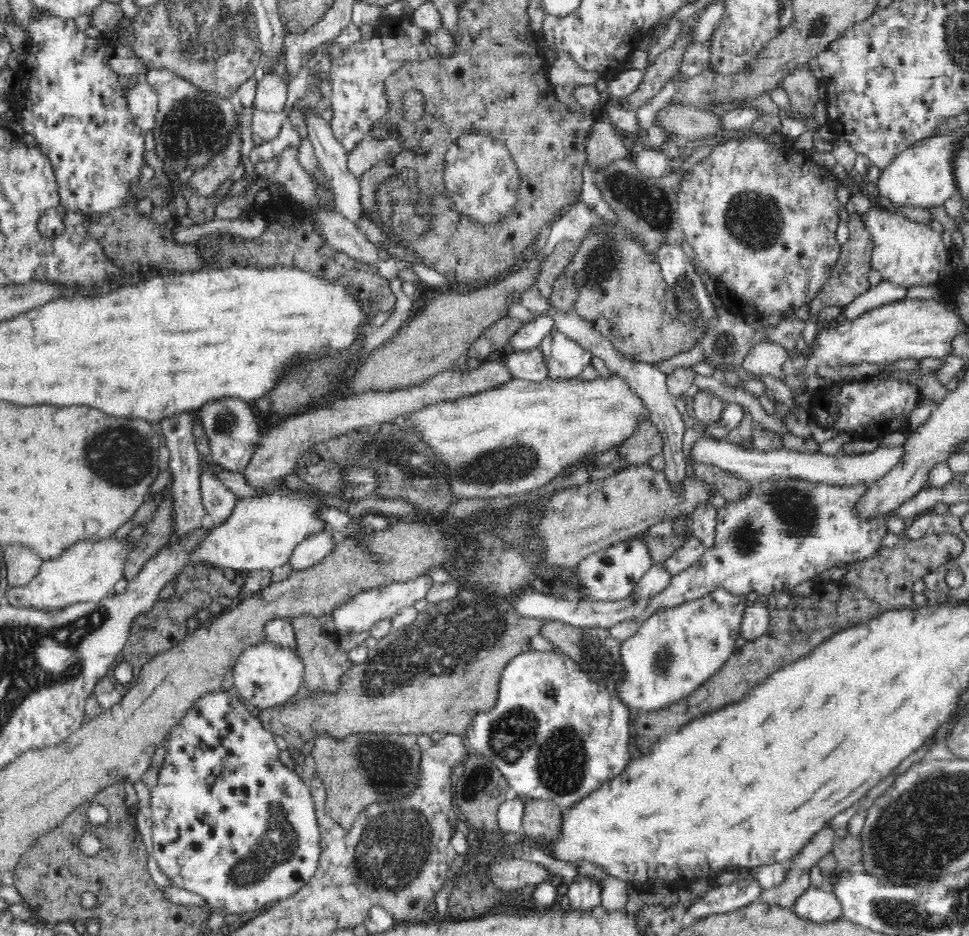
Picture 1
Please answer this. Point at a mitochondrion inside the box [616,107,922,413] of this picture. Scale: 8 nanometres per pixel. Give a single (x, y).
(753, 220)

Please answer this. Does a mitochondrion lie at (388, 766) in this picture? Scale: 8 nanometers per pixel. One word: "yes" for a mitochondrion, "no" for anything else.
yes

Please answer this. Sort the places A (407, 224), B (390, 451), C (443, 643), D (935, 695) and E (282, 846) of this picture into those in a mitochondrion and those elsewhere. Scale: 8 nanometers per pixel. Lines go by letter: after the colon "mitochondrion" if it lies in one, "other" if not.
A: mitochondrion
B: mitochondrion
C: mitochondrion
D: other
E: mitochondrion

